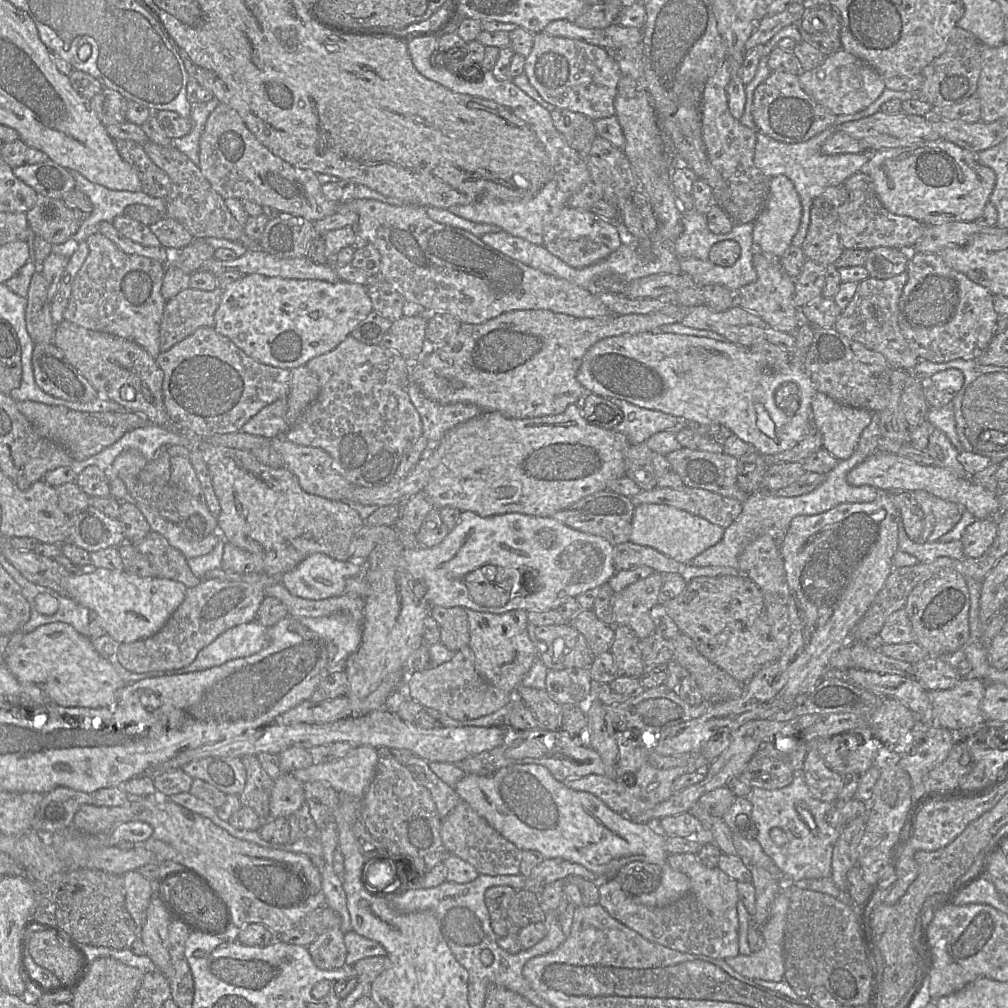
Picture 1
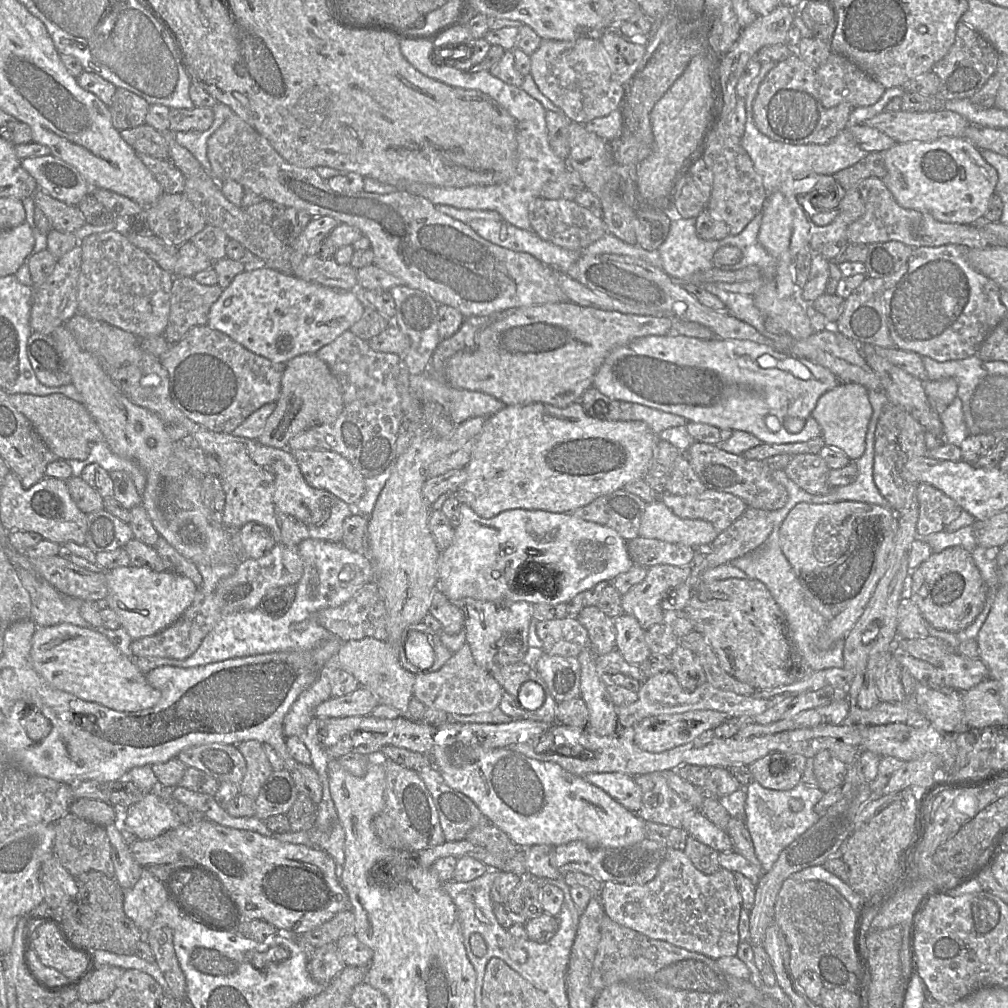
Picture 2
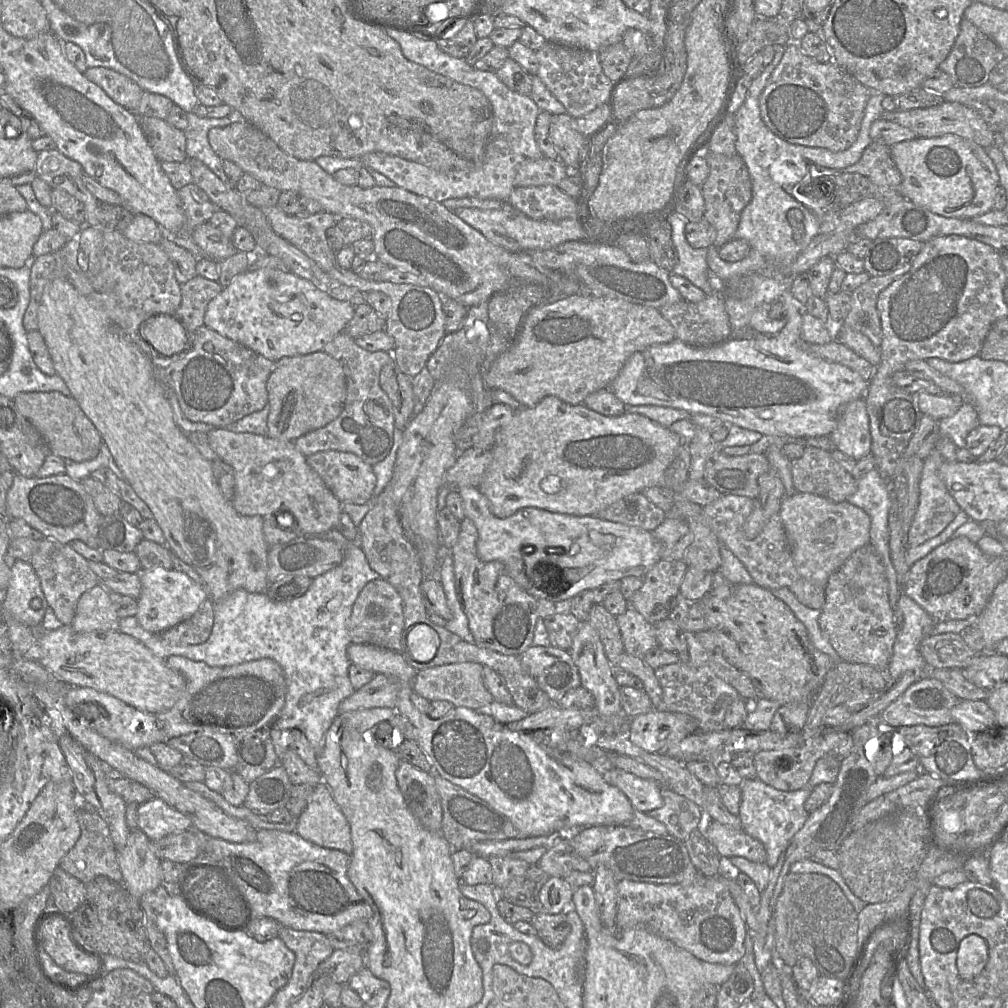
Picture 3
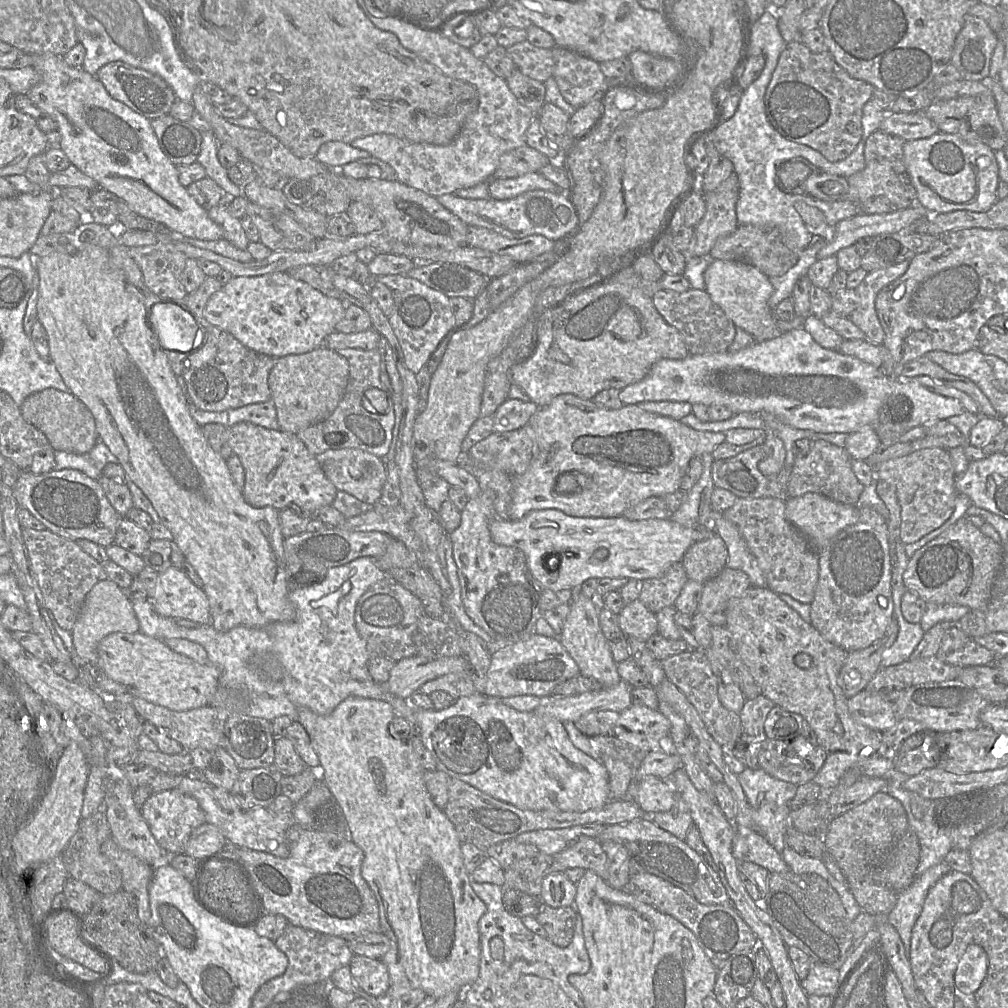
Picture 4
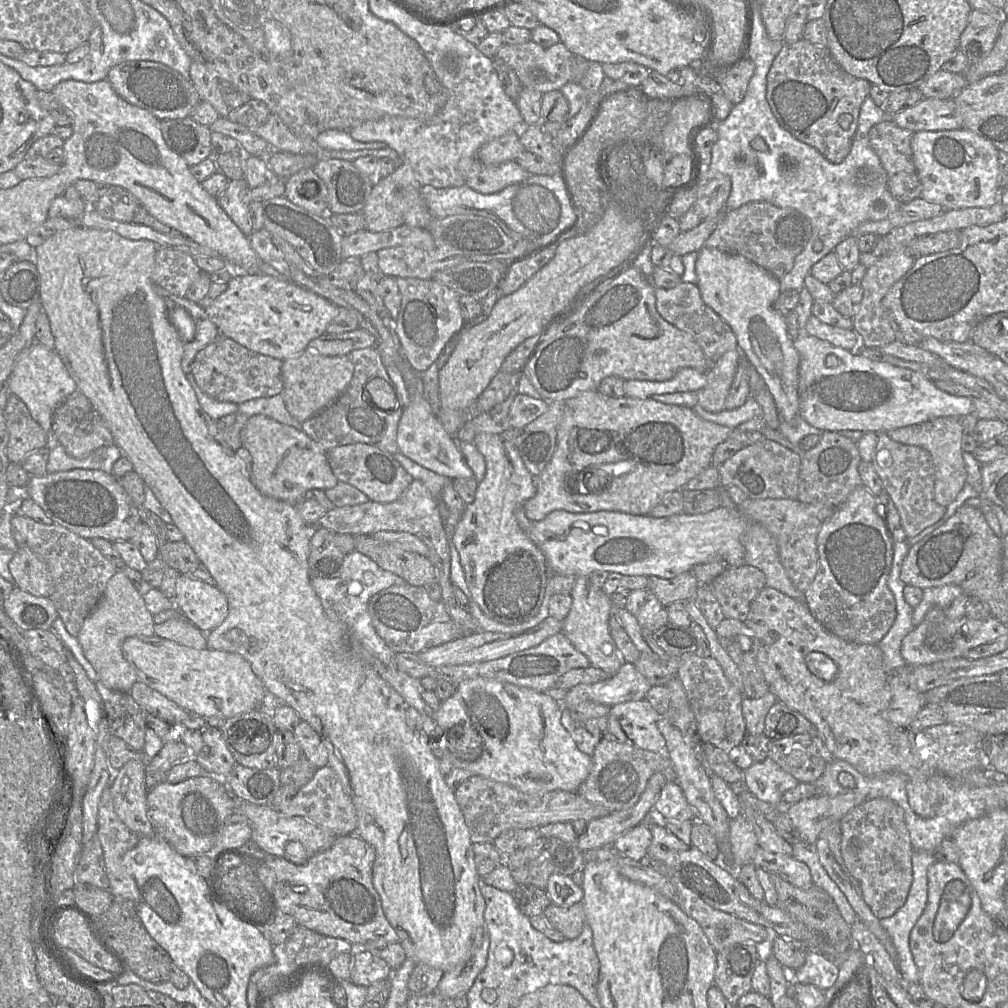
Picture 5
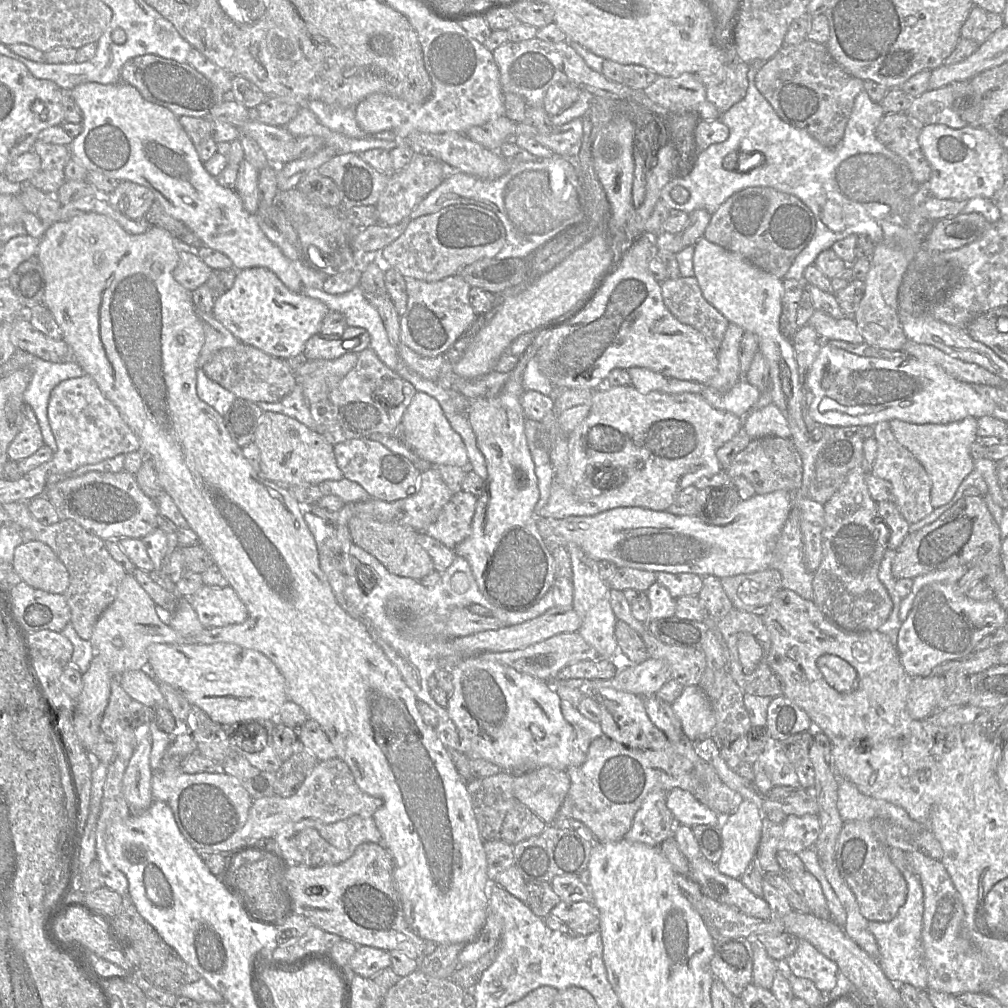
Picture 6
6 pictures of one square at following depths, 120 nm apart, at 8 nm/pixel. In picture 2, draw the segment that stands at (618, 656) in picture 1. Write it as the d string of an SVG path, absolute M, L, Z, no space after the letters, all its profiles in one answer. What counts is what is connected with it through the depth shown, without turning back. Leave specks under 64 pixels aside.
M625 613L613 621L616 630L615 649L627 663L639 667L652 654L646 643L646 631L635 617Z

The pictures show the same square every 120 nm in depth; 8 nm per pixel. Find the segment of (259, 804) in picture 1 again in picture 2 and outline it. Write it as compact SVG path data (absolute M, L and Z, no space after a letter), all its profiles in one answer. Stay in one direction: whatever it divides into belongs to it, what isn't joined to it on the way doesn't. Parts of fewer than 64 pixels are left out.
M244 741L237 748L246 762L244 777L238 784L239 793L255 800L273 769L260 742Z

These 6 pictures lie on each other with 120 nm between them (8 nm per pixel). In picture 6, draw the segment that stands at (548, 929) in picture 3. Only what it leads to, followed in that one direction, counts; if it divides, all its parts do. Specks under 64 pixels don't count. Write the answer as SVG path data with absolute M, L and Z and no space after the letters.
M560 901L550 915L565 923L572 935L589 935L600 929L600 913L593 902Z

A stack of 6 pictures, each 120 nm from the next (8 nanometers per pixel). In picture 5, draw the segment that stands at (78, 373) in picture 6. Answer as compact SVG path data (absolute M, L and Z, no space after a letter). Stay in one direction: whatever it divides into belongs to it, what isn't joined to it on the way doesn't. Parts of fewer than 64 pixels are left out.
M34 342L16 359L11 374L7 380L7 388L27 406L32 418L46 432L46 447L52 450L58 441L52 432L52 419L55 410L65 399L77 390L77 385L69 375L58 353L47 349L39 342Z

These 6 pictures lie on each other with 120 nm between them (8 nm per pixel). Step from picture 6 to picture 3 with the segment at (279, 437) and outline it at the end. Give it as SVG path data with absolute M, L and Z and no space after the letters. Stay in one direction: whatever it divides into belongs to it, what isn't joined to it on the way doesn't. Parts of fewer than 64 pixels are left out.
M213 428L207 433L211 449L234 472L234 496L230 500L235 511L242 516L262 516L265 519L287 511L296 520L300 536L323 536L335 529L342 513L342 503L327 488L322 479L309 467L306 457L293 441L280 440L253 433L235 433L227 428Z

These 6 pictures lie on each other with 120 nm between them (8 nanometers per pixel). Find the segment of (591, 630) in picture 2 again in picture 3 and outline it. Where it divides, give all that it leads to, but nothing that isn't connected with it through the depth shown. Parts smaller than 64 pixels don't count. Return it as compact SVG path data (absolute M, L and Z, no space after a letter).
M600 603L590 608L587 621L597 631L606 657L611 663L614 662L625 652L616 617Z

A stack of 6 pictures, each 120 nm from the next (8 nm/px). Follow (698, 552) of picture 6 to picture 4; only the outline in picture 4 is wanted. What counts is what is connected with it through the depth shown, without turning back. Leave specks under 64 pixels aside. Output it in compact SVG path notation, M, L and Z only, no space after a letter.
M557 509L532 510L520 520L494 517L489 531L492 541L523 552L528 569L542 589L578 590L589 578L627 578L644 581L661 576L671 565L680 562L687 549L708 534L705 528L684 527L673 520L628 520L623 516L609 518L573 517Z

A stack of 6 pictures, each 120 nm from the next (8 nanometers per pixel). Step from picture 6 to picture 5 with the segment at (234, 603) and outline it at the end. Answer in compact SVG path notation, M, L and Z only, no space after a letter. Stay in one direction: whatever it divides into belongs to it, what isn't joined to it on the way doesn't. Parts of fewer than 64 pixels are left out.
M179 575L172 600L180 616L204 633L218 627L228 615L225 594L215 584L204 583L191 575Z

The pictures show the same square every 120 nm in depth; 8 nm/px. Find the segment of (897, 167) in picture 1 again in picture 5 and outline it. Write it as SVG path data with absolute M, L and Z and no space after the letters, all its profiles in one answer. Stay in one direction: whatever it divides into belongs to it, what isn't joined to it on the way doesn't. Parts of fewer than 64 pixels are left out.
M965 128L919 131L913 134L911 148L914 165L922 184L921 197L924 200L939 204L944 210L989 207L998 201L1001 192L998 186L1000 173L999 150L990 141Z

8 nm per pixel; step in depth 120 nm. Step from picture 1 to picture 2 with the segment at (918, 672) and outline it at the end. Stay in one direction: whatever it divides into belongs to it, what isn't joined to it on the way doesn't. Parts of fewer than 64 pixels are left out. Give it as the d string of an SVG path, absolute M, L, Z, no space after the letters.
M949 653L939 666L944 673L944 685L966 692L989 678L989 670L980 659L970 659Z

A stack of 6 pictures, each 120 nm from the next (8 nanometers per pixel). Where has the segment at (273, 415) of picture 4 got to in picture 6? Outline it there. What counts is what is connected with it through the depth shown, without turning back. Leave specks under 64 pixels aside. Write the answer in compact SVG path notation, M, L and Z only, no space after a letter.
M297 385L293 390L278 402L257 402L263 412L281 413L294 418L304 424L310 430L315 431L309 403L305 399L302 388Z

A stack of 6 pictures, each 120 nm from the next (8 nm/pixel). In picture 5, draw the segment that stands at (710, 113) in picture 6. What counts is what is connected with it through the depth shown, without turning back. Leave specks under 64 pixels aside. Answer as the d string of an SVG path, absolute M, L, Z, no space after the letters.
M686 66L670 71L668 75L649 70L648 77L639 86L653 97L672 98L703 90L712 97L719 121L725 120L732 110L732 103L725 97L717 81L701 74L696 66Z

